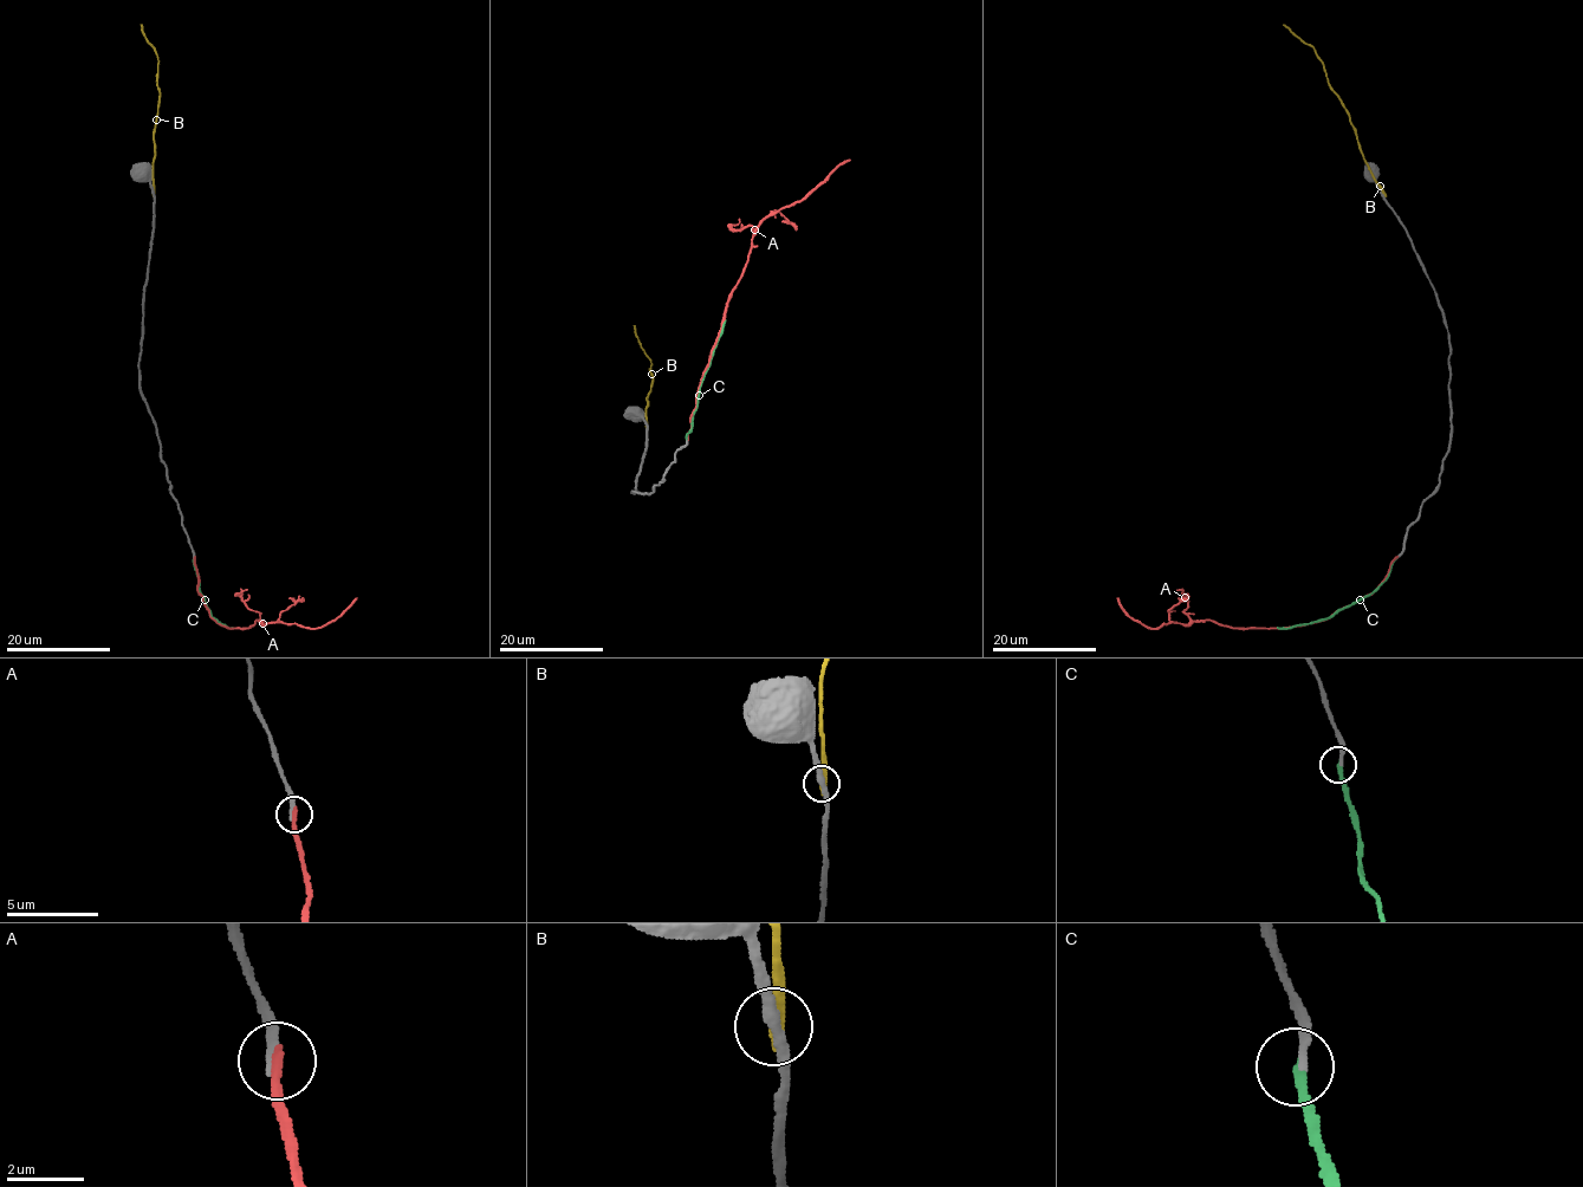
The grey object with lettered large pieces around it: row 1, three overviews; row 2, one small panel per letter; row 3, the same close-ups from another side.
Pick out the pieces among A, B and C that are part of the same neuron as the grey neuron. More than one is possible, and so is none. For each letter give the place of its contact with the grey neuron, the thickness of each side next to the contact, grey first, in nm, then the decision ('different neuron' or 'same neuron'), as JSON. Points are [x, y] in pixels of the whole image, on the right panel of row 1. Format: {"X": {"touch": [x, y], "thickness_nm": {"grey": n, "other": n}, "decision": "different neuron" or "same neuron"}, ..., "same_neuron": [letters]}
{"A": {"touch": [1395, 558], "thickness_nm": {"grey": 200, "other": 220}, "decision": "different neuron"}, "B": {"touch": [1382, 193], "thickness_nm": {"grey": 300, "other": 440}, "decision": "different neuron"}, "C": {"touch": [1395, 559], "thickness_nm": {"grey": 170, "other": 200}, "decision": "same neuron"}, "same_neuron": ["C"]}

